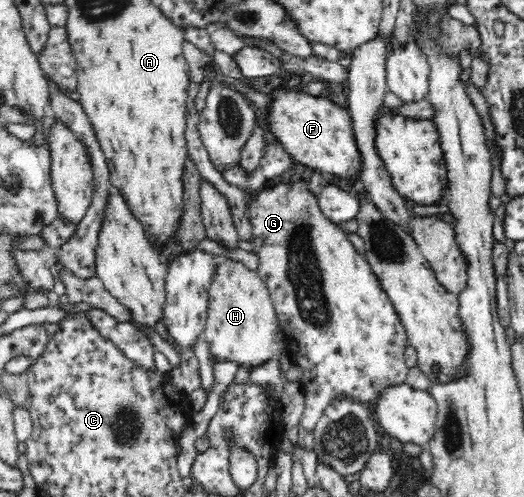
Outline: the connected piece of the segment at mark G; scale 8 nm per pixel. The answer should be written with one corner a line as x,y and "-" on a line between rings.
286,178
267,184
247,207
252,225
252,252
258,256
257,274
266,284
270,301
285,337
285,349
294,365
303,369
301,387
305,406
298,428
313,433
326,408
336,401
374,403
382,393
406,383
409,366
405,362
408,342
393,301
365,256
360,255
340,225
326,220
306,181
290,183

